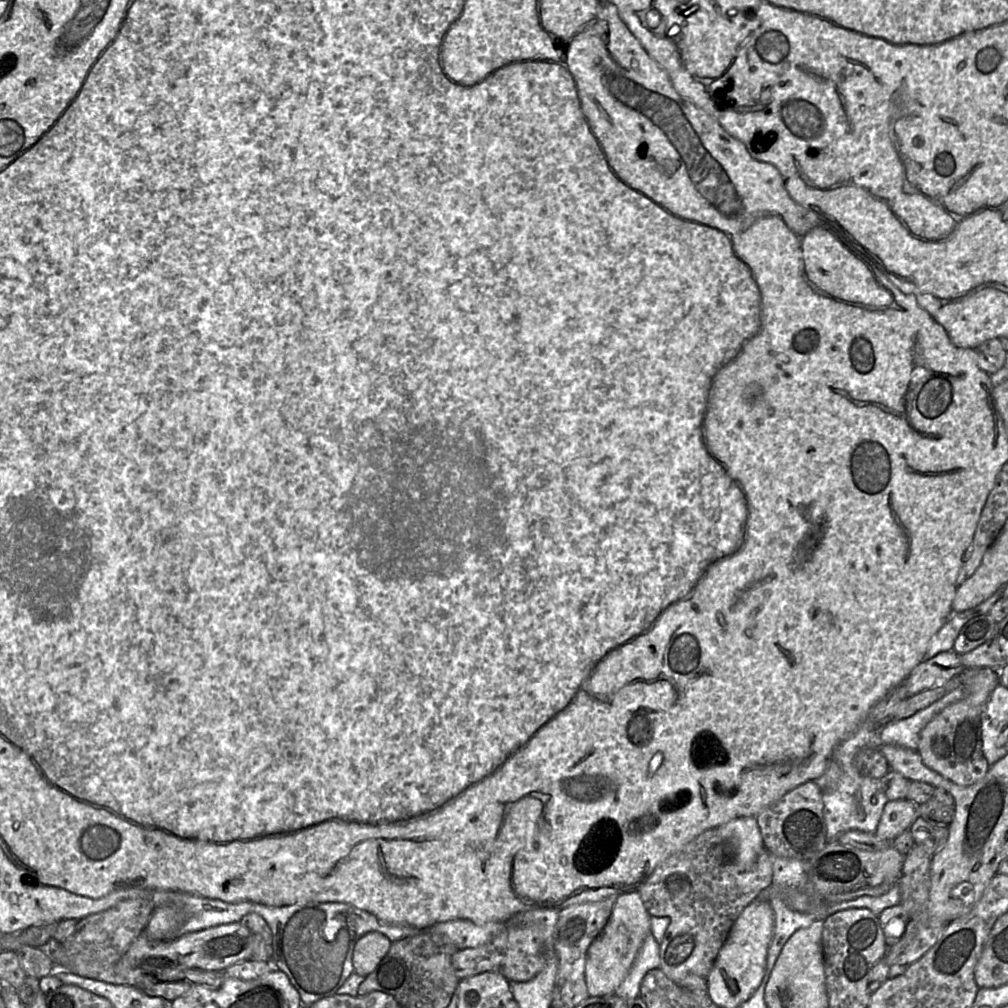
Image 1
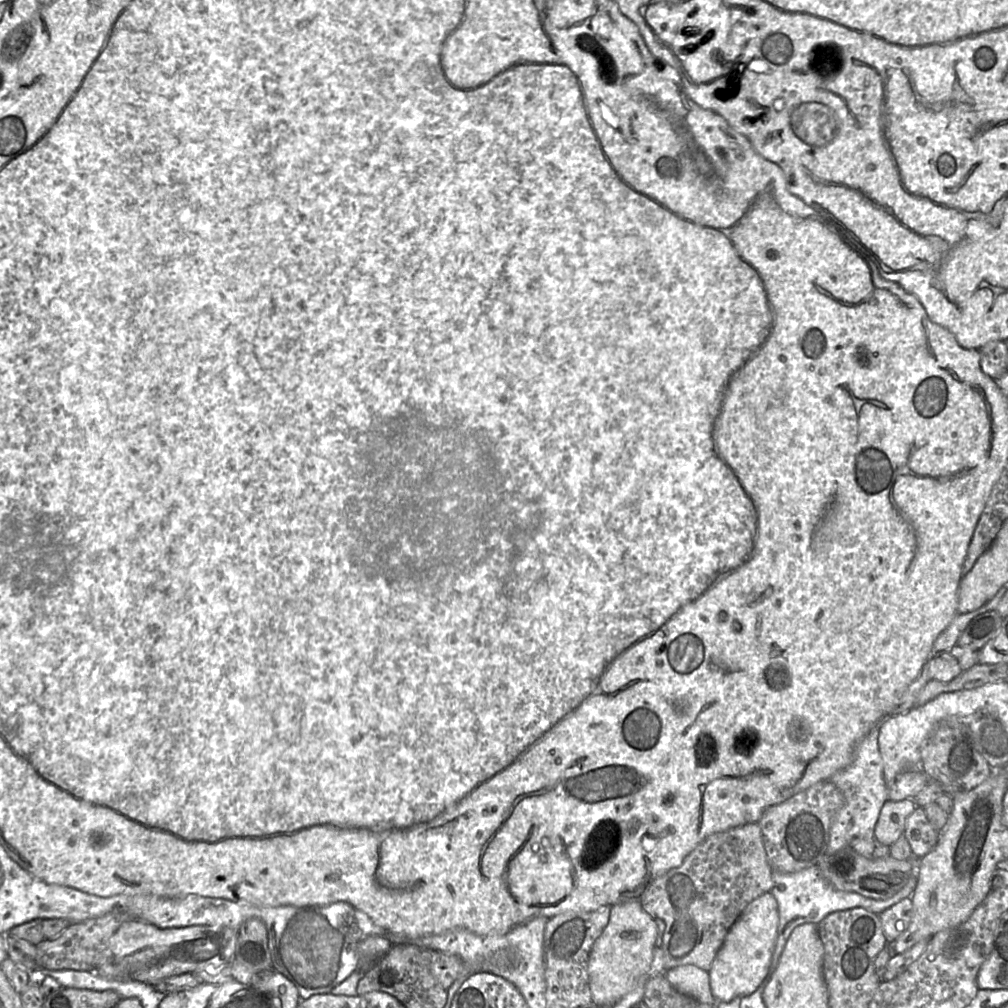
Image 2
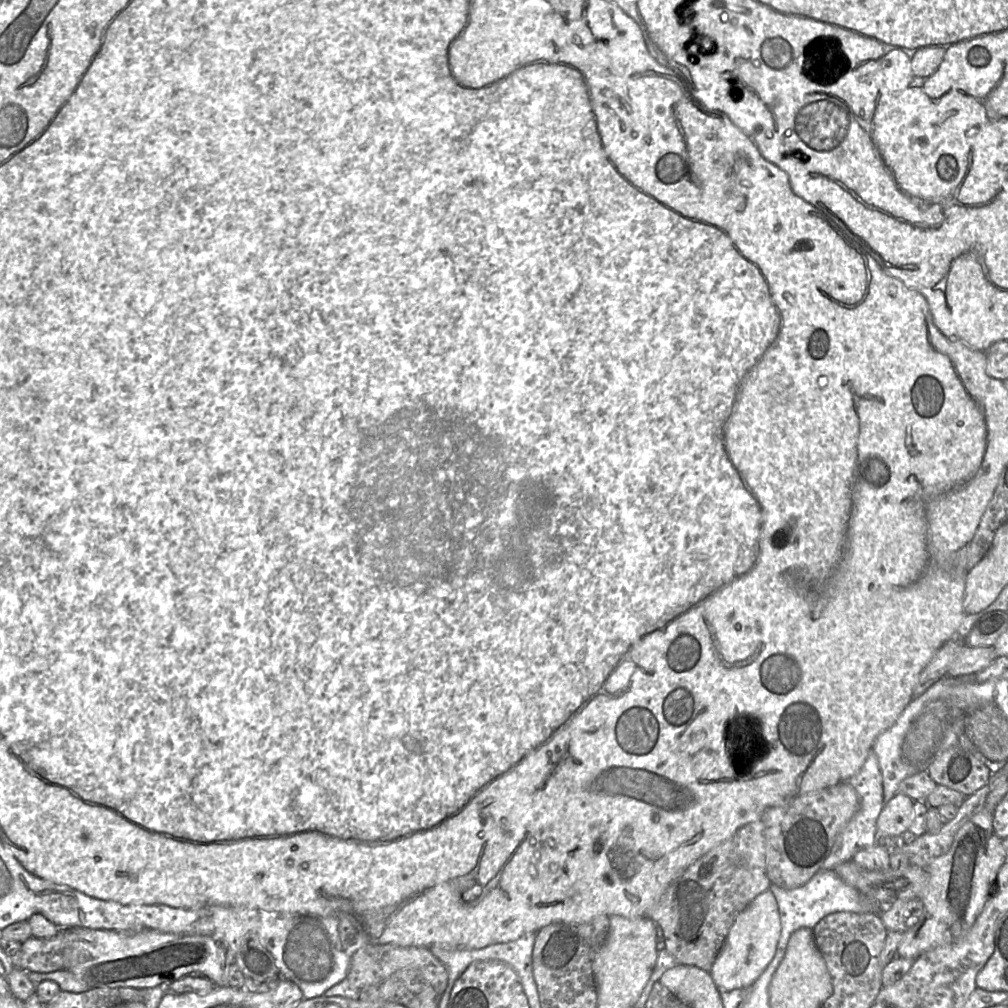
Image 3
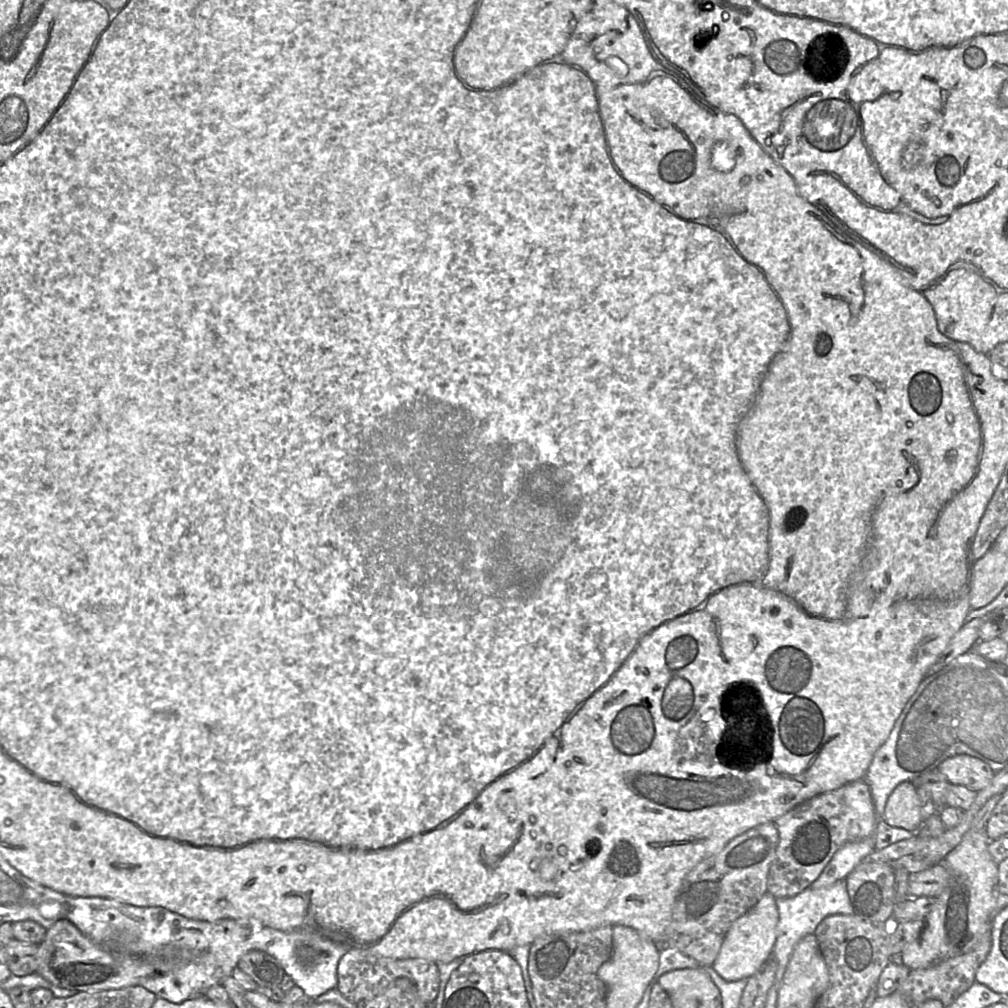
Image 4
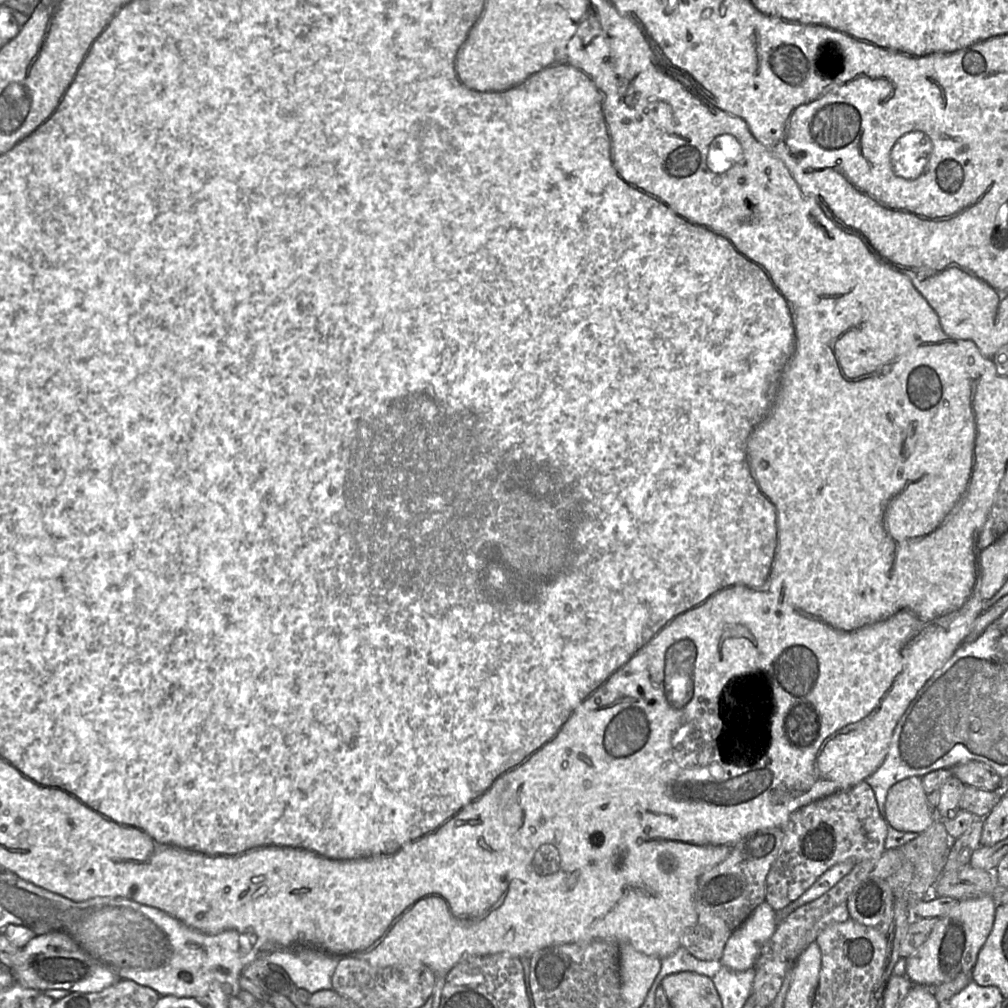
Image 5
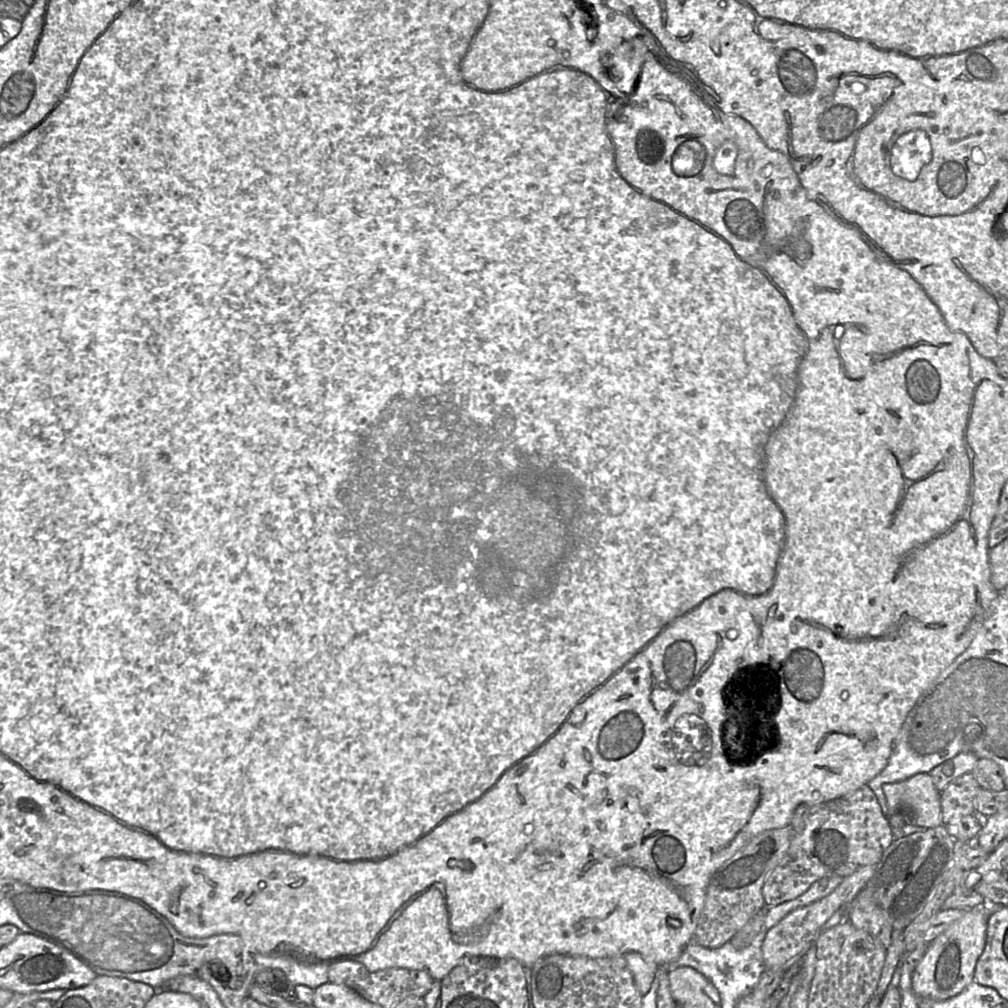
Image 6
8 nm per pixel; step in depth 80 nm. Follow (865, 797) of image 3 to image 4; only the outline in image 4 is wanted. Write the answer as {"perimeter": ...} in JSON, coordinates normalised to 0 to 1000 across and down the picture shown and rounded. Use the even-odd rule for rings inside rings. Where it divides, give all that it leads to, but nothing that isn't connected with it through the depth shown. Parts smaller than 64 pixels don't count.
{"perimeter":[[[863,829],[849,835],[841,835],[824,851],[806,881],[820,880],[831,873],[837,873],[857,850],[869,843],[867,830]]]}

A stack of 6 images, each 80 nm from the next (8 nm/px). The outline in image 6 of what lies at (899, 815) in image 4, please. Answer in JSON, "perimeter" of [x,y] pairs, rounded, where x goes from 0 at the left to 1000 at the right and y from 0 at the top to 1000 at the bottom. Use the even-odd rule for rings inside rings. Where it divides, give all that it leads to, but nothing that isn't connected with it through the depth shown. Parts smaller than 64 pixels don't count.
{"perimeter":[[[922,767],[876,779],[881,809],[899,805],[905,818],[927,821],[935,817],[933,786]]]}

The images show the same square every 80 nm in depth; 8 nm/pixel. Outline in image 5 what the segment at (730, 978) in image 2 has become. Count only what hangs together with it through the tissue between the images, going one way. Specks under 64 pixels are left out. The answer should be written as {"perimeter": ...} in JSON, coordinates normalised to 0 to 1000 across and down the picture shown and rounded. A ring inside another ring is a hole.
{"perimeter":[[[763,896],[753,897],[722,931],[715,955],[728,963],[749,959],[756,938],[768,927],[771,917],[771,906]]]}

